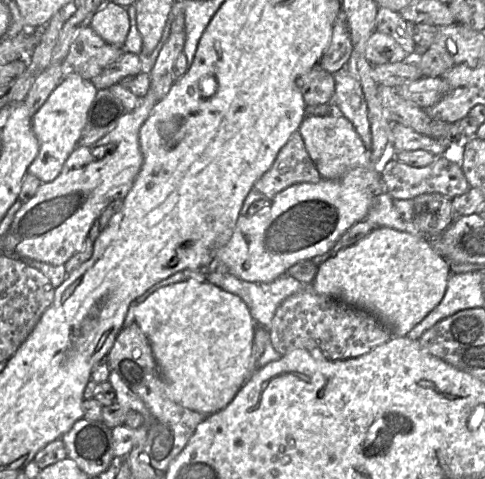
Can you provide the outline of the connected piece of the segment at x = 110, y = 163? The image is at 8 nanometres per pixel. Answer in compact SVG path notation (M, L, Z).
M148 91L133 111L125 112L116 127L90 146L78 145L66 160L58 177L42 183L36 194L22 204L14 215L8 232L3 237L3 249L7 255L28 258L54 266L64 265L81 251L94 222L103 210L115 200L123 200L131 190L143 163L139 144L139 130L159 101Z

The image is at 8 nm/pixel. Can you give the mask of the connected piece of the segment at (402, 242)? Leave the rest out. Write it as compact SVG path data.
M376 226L366 237L335 254L330 252L312 259L319 262L312 283L317 294L370 312L390 330L392 336L397 337L406 336L440 303L451 275L448 261L433 249L426 236L383 226Z

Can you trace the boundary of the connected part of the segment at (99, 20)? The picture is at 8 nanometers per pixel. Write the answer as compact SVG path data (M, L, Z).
M108 2L93 14L91 27L106 42L123 46L130 30L127 9L114 2Z

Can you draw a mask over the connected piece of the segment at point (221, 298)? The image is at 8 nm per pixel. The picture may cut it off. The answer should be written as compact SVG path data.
M185 280L164 286L141 302L134 315L134 322L151 345L165 394L181 406L205 415L220 411L235 397L254 370L254 334L258 324L239 296L208 281Z

